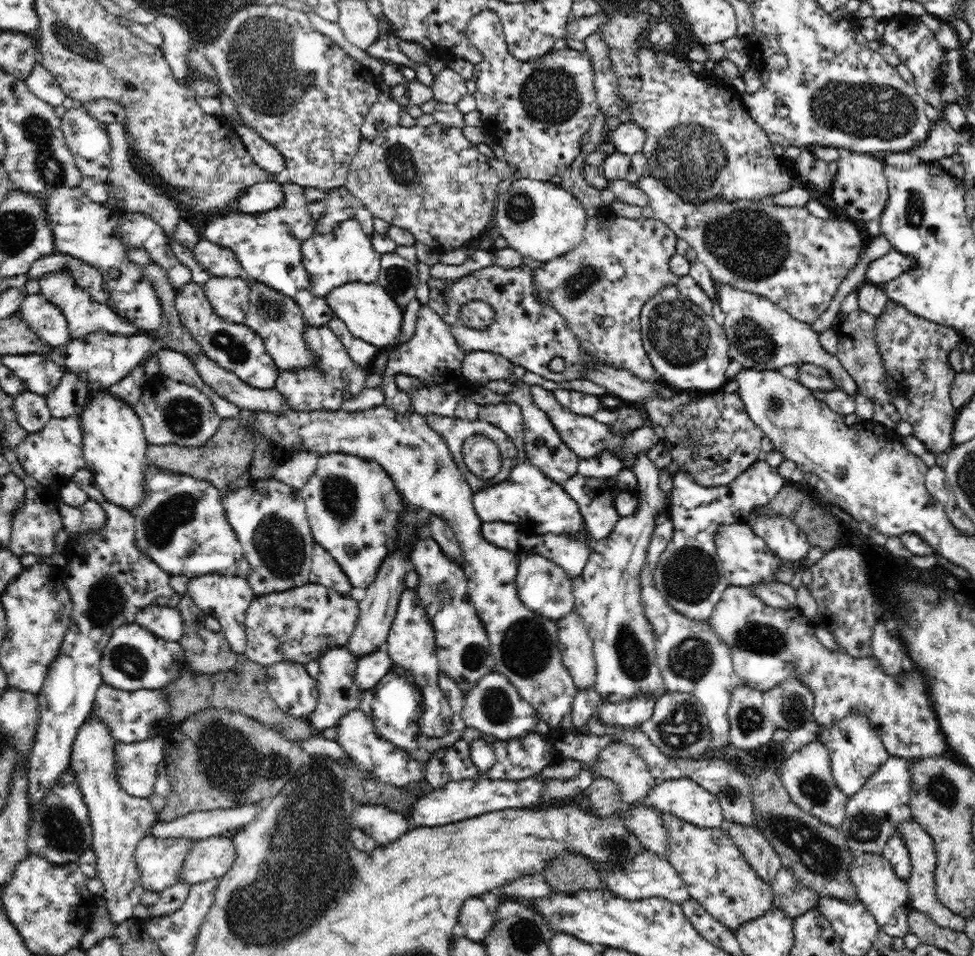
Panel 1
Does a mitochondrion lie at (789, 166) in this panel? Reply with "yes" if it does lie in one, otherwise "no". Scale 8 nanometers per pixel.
no

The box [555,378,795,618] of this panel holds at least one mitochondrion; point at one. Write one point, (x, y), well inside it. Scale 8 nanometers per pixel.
(690, 575)

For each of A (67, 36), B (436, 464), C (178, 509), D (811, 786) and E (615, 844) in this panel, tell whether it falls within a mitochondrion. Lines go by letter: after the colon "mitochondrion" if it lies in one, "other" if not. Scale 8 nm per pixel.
A: mitochondrion
B: mitochondrion
C: mitochondrion
D: mitochondrion
E: mitochondrion

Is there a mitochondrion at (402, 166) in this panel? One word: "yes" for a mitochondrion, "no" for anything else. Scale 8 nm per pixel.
yes

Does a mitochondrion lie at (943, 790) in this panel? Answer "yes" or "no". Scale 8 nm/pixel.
yes

